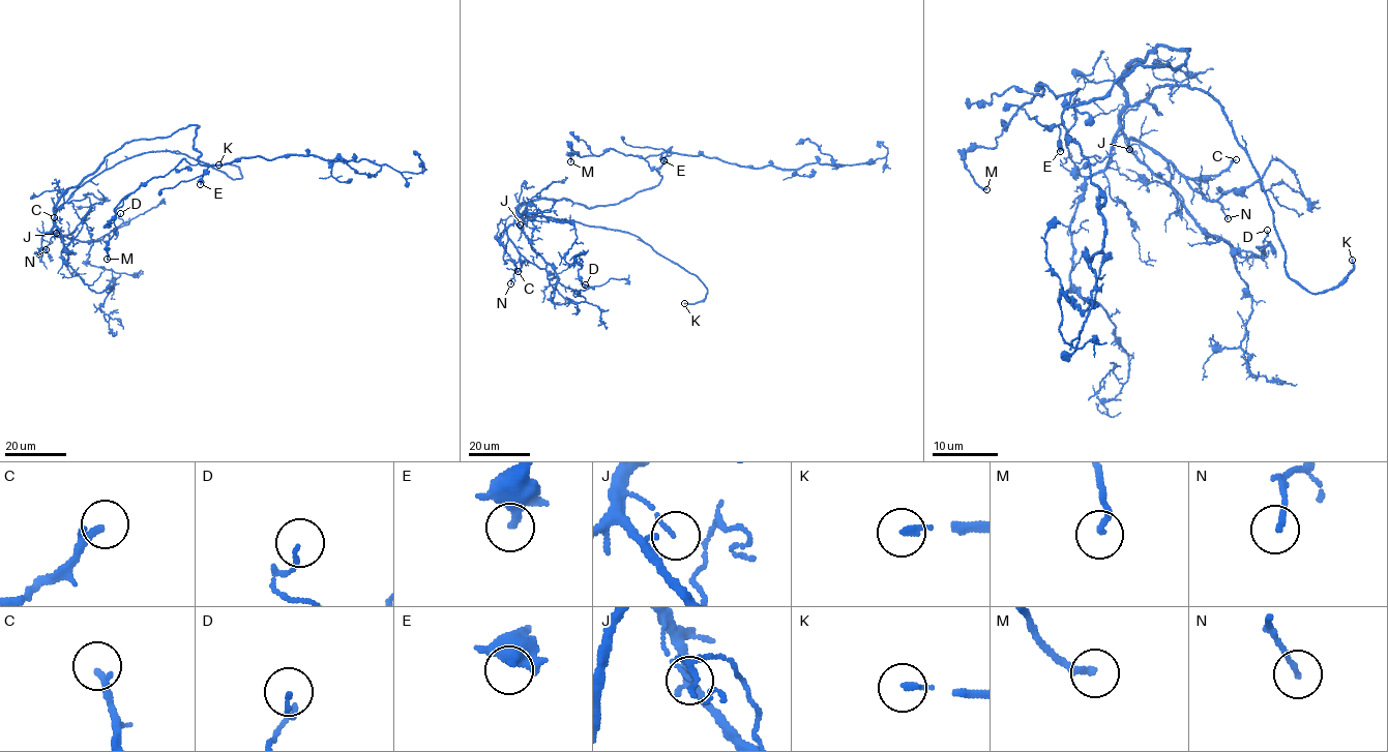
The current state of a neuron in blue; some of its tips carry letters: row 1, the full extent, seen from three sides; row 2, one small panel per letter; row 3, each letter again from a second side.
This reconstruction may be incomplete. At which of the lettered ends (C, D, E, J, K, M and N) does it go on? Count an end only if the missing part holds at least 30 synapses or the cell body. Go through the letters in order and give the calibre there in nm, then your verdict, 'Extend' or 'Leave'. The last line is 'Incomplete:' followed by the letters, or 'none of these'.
C: Thickness 240 nm. Extend
D: Thickness 100 nm. Leave
E: Thickness 320 nm. Leave
J: Thickness 110 nm. Leave
K: Thickness 140 nm. Extend
M: Thickness 200 nm. Leave
N: Thickness 140 nm. Leave
Incomplete: C, K

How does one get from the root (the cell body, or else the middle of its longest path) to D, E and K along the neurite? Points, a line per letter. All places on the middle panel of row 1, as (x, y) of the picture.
D: (597, 206), (541, 198), (519, 206), (515, 219), (559, 282), (578, 291), (588, 288), (585, 284)
E: (597, 206), (617, 205), (656, 186), (661, 177), (656, 170), (663, 161), (661, 153), (671, 153), (663, 160)
K: (597, 206), (541, 198), (518, 211), (635, 234), (707, 289), (706, 298), (684, 303)

